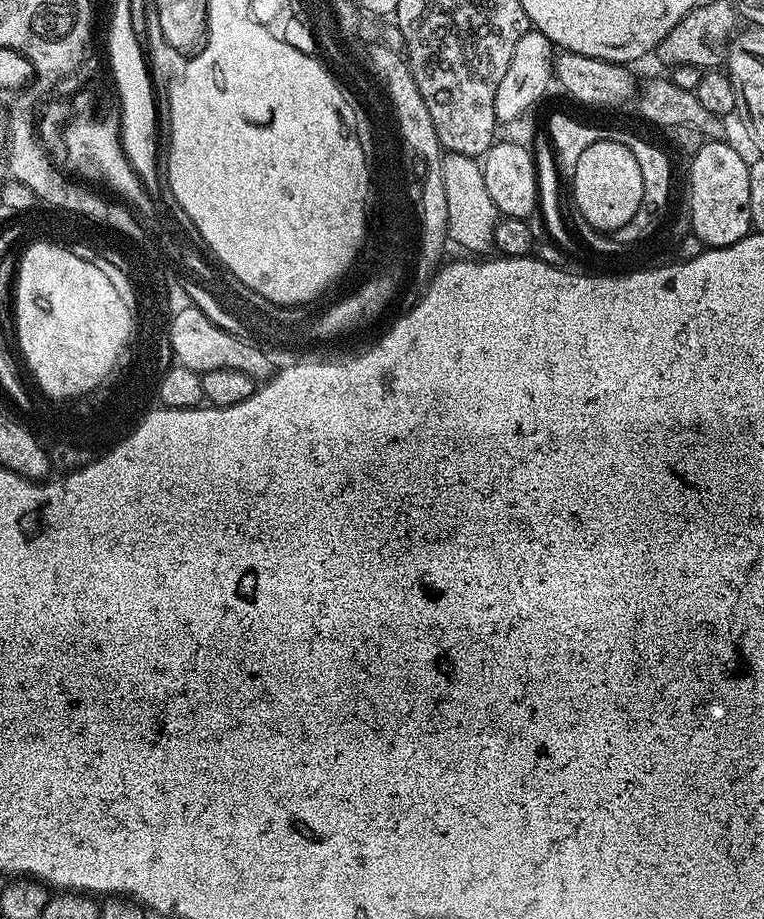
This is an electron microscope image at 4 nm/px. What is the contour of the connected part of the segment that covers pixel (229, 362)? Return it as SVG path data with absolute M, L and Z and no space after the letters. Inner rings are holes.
M187 306L178 314L170 317L170 343L177 350L182 350L182 368L189 368L198 373L210 370L230 370L237 368L246 374L250 374L257 382L271 377L274 367L270 362L269 353L259 343L244 340L241 336L230 334L222 330L222 326L214 326L202 310ZM264 376L264 377L263 377Z

